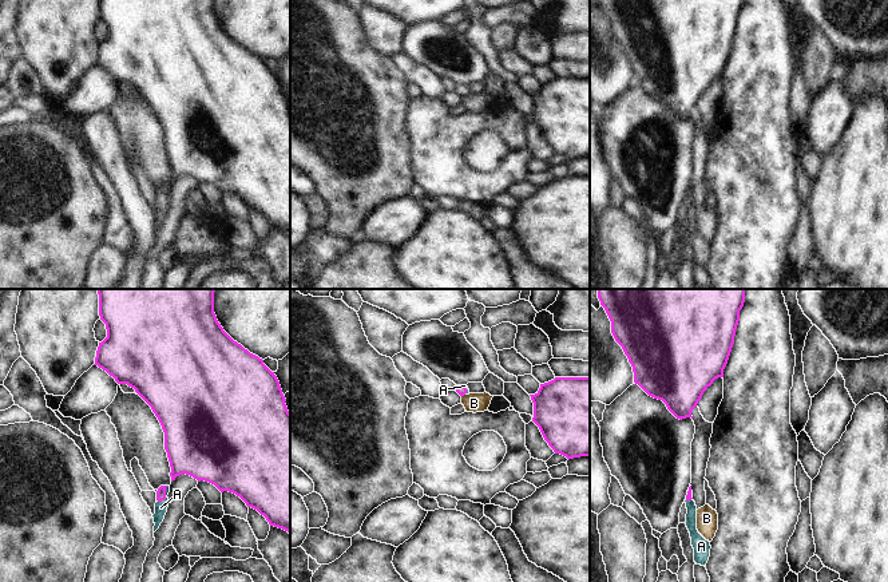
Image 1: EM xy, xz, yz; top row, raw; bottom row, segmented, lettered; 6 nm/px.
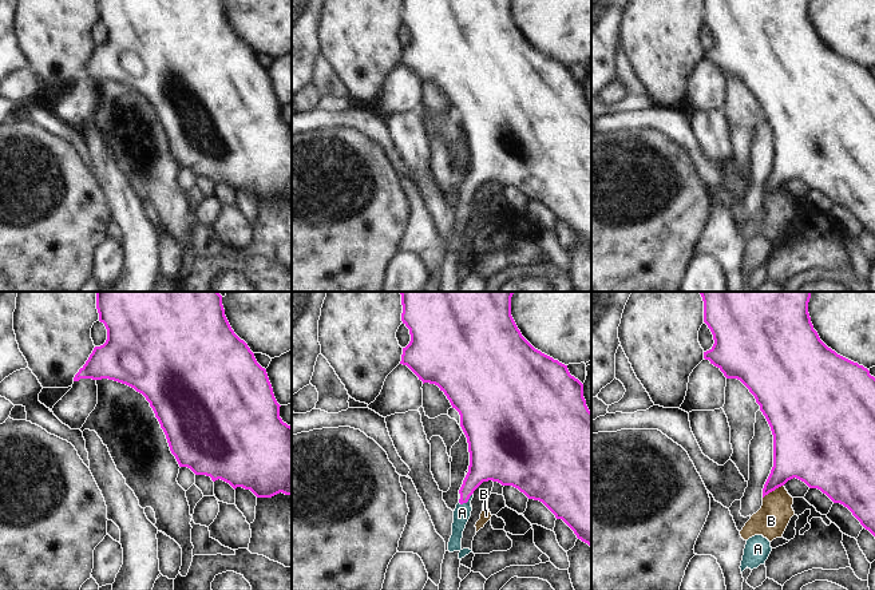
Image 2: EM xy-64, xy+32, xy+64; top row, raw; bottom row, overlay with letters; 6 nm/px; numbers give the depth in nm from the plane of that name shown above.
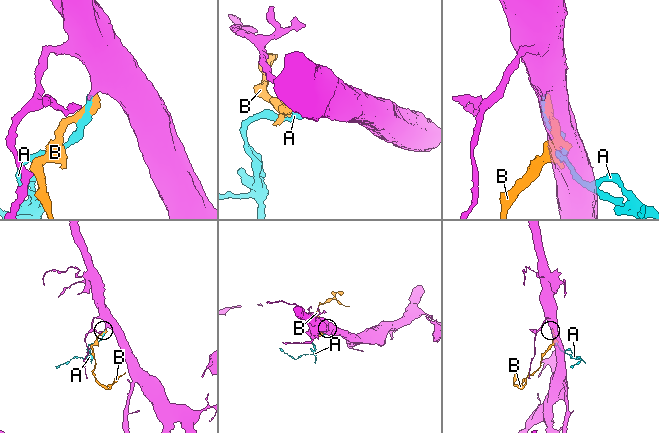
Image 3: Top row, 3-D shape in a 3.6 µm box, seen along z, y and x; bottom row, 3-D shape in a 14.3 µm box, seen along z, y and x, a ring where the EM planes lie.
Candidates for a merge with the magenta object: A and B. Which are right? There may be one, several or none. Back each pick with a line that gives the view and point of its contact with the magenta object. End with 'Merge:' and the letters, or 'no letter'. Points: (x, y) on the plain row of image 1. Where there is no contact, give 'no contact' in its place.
A: contact xy (165, 196)
Merge: A

